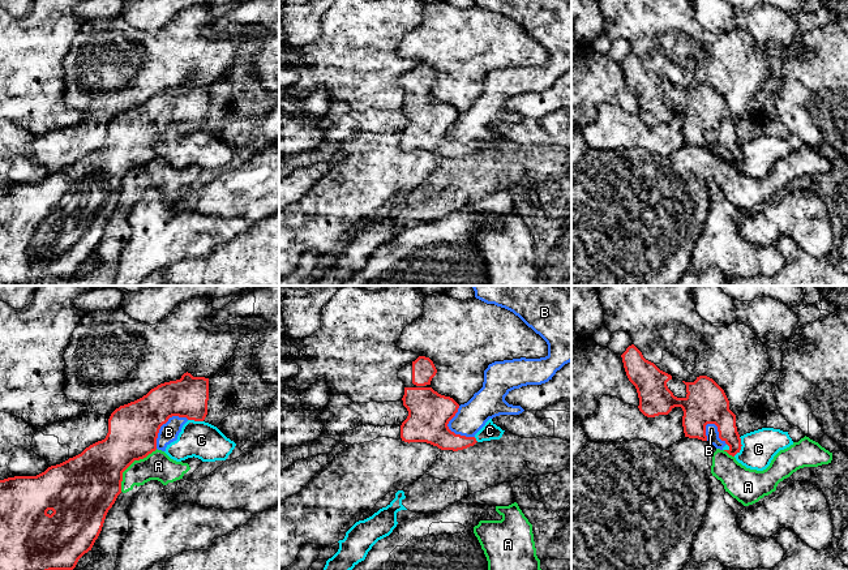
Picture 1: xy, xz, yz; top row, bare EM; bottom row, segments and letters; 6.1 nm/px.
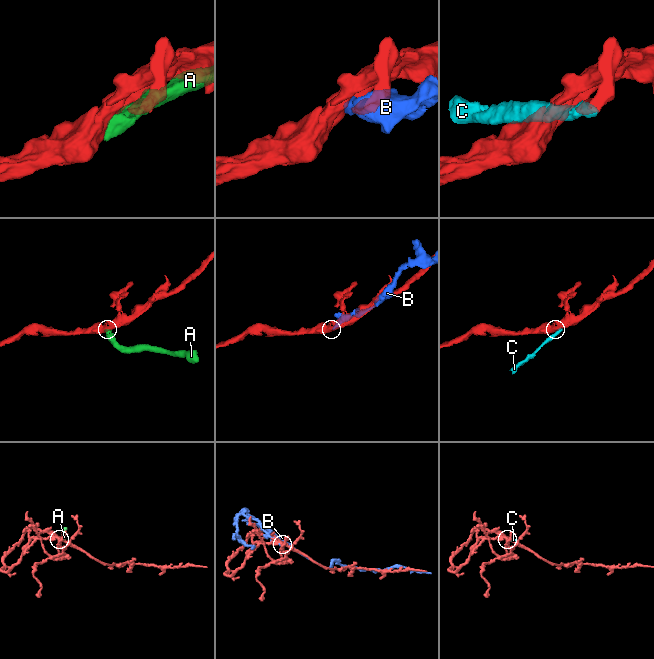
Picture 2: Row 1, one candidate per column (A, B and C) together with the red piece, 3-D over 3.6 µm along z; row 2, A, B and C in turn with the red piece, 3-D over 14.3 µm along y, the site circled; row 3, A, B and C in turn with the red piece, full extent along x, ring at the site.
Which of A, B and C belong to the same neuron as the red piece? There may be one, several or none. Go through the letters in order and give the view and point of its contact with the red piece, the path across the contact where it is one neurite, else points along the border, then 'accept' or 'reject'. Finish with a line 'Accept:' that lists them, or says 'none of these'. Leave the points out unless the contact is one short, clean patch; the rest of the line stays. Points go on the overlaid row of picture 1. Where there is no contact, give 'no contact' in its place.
A: contact xy (131, 463); reject
B: contact xy (163, 423); reject
C: contact yz (741, 445); border yz (740, 437), (741, 446), (733, 455); reject
Accept: none of these

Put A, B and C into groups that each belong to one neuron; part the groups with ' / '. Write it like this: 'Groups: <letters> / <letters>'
Groups: A / B C

